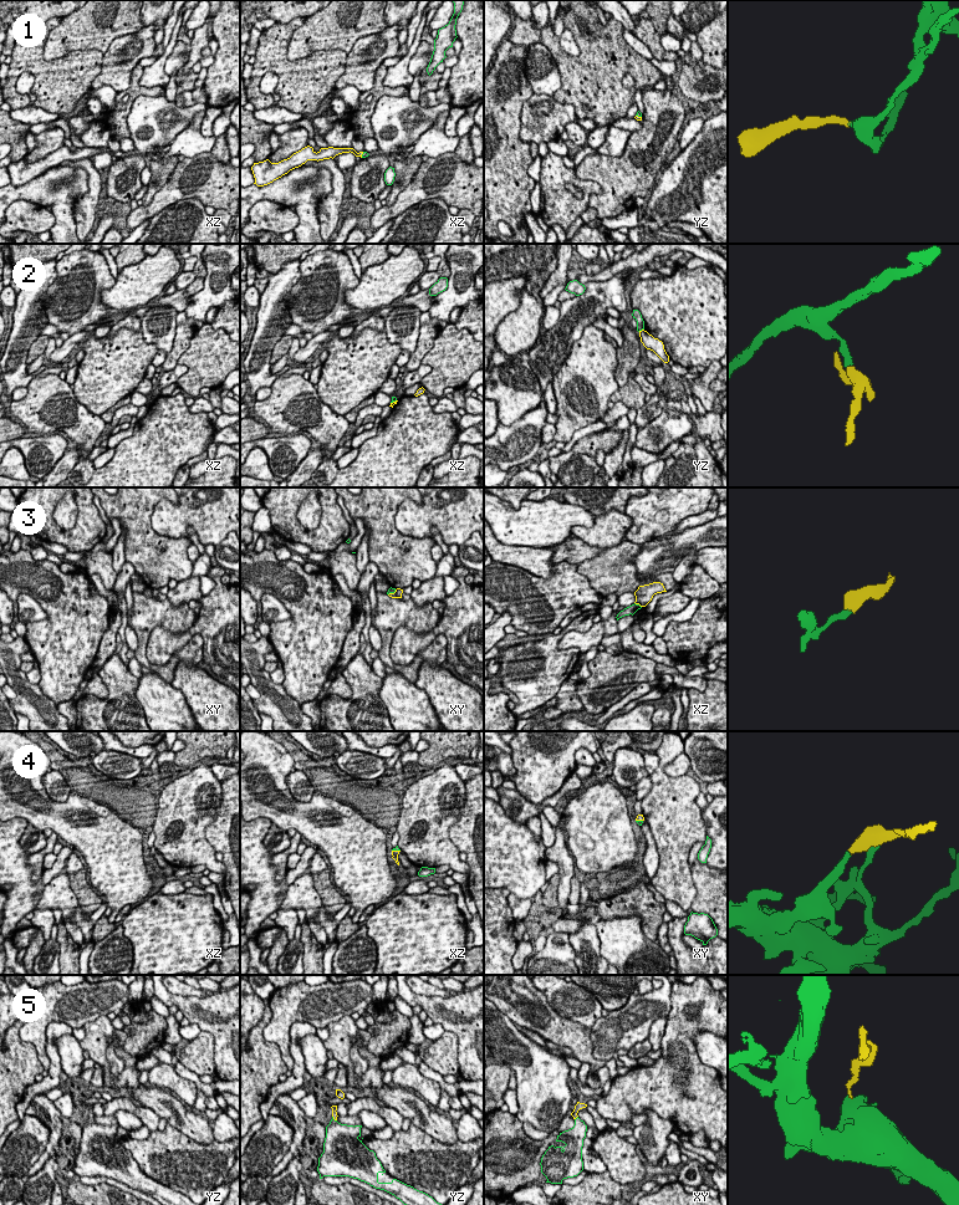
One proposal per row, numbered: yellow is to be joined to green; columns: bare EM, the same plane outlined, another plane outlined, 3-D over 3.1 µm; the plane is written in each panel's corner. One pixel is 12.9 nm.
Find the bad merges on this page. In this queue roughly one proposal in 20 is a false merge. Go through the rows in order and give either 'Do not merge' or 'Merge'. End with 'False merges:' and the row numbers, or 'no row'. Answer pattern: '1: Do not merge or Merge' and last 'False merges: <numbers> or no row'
1: Merge
2: Do not merge
3: Merge
4: Merge
5: Merge
False merges: 2

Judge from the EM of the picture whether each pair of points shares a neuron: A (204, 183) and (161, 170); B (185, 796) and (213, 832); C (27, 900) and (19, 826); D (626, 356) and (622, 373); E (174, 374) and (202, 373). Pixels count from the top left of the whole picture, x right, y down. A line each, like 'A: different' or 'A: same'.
A: different
B: different
C: same
D: same
E: different

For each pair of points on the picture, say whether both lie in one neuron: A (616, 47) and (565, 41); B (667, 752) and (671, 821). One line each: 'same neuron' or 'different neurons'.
A: different neurons
B: same neuron

